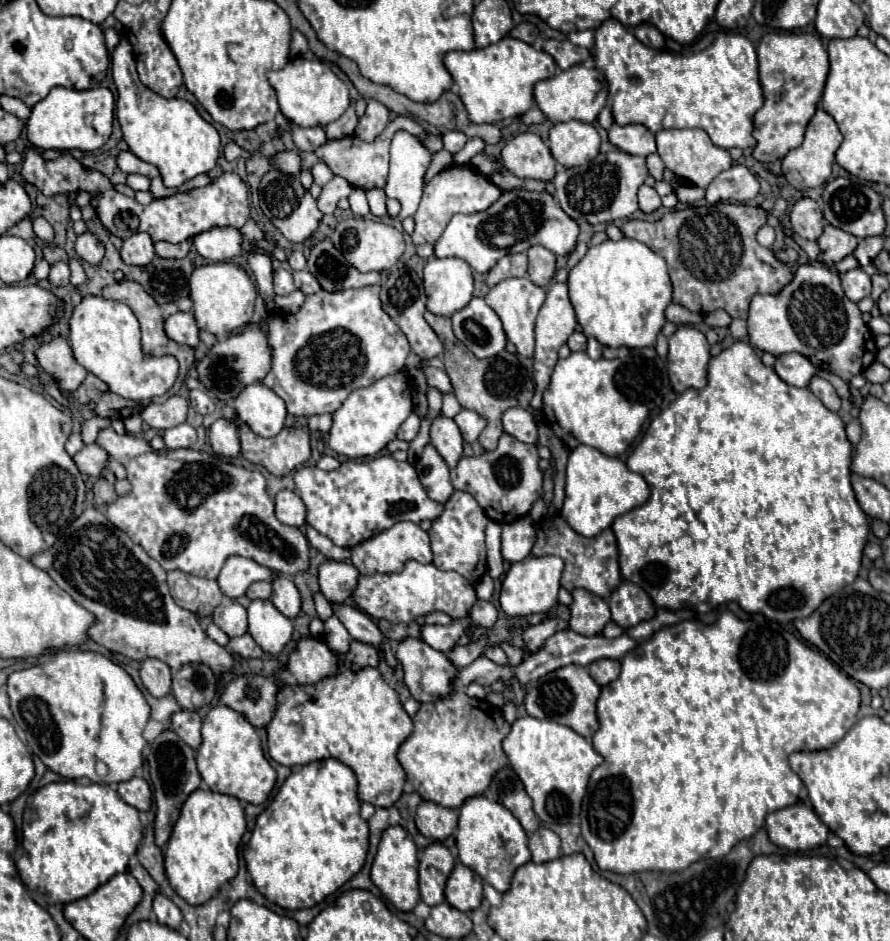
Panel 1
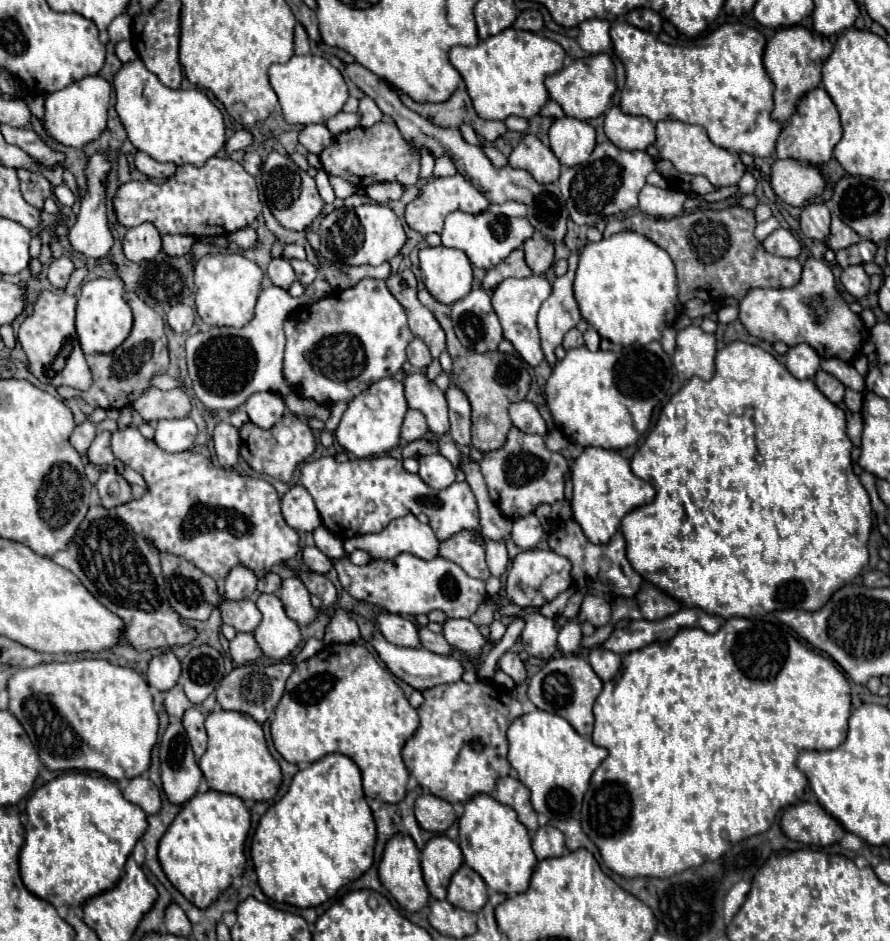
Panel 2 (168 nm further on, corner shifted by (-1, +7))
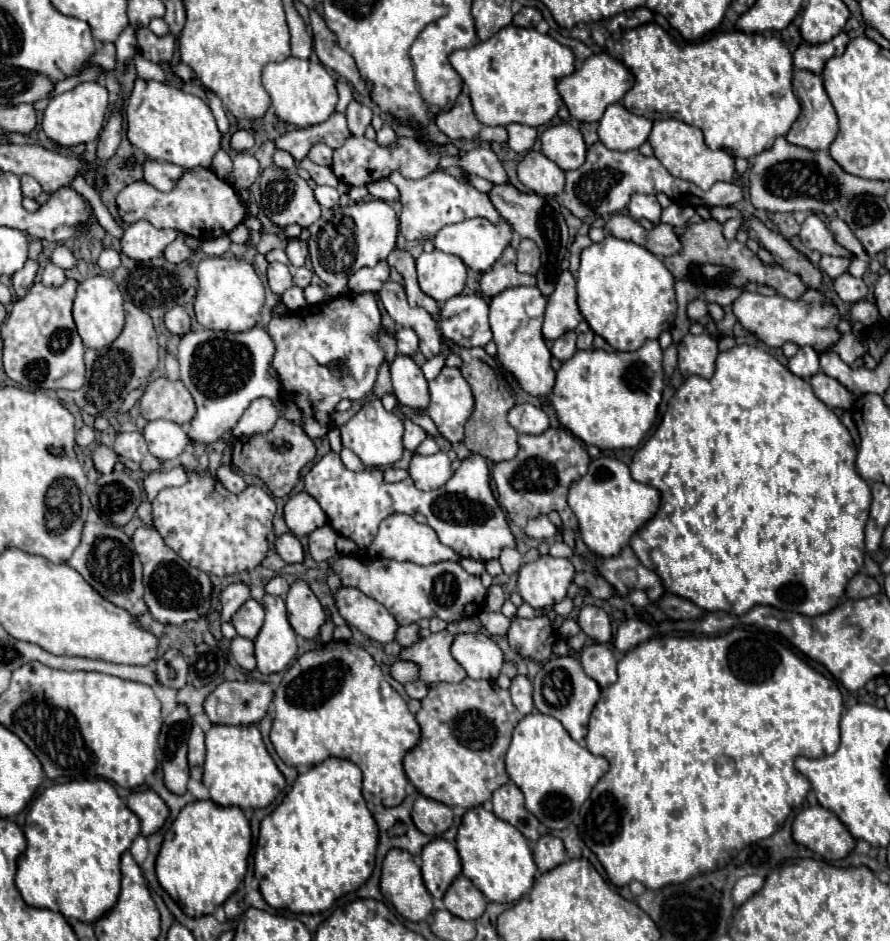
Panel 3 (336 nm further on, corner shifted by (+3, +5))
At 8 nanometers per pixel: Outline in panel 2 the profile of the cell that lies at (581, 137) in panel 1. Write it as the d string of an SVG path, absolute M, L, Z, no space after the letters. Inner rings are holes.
M562 116L550 126L550 148L564 166L584 162L596 146L596 130L578 118Z

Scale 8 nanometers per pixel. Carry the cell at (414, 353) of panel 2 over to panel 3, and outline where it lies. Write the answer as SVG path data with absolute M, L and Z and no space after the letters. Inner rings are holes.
M398 328L398 332L396 332L396 344L398 344L398 352L400 354L414 356L414 352L418 350L418 336L416 336L414 330Z

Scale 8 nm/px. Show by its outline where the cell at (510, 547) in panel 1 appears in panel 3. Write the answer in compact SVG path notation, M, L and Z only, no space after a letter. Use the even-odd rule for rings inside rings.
M546 514L528 520L524 530L526 530L526 534L530 538L538 538L538 540L550 540L550 538L554 538L558 534L558 528L552 524L552 520Z

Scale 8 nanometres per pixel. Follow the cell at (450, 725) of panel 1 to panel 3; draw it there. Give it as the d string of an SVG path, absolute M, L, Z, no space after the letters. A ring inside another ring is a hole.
M464 678L458 684L438 684L432 686L422 700L422 708L416 714L416 720L422 730L420 744L412 748L404 758L404 770L408 780L428 798L438 800L448 806L462 806L464 810L482 806L492 798L492 792L508 782L504 770L504 756L512 740L516 724L524 718L510 700L510 692L498 688L490 680L472 680Z

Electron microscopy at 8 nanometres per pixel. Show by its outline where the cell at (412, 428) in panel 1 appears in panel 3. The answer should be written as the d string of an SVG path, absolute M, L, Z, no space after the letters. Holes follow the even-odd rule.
M404 418L404 420L406 420L404 422L404 426L406 426L406 432L404 432L404 448L410 450L410 452L414 452L426 440L428 434L420 426L416 426L414 422L410 422L408 418Z

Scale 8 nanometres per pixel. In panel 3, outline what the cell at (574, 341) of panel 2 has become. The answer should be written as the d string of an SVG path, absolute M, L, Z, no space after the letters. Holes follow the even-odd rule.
M566 332L552 344L552 356L558 358L560 362L566 362L568 358L572 358L574 352L576 352L576 332Z

